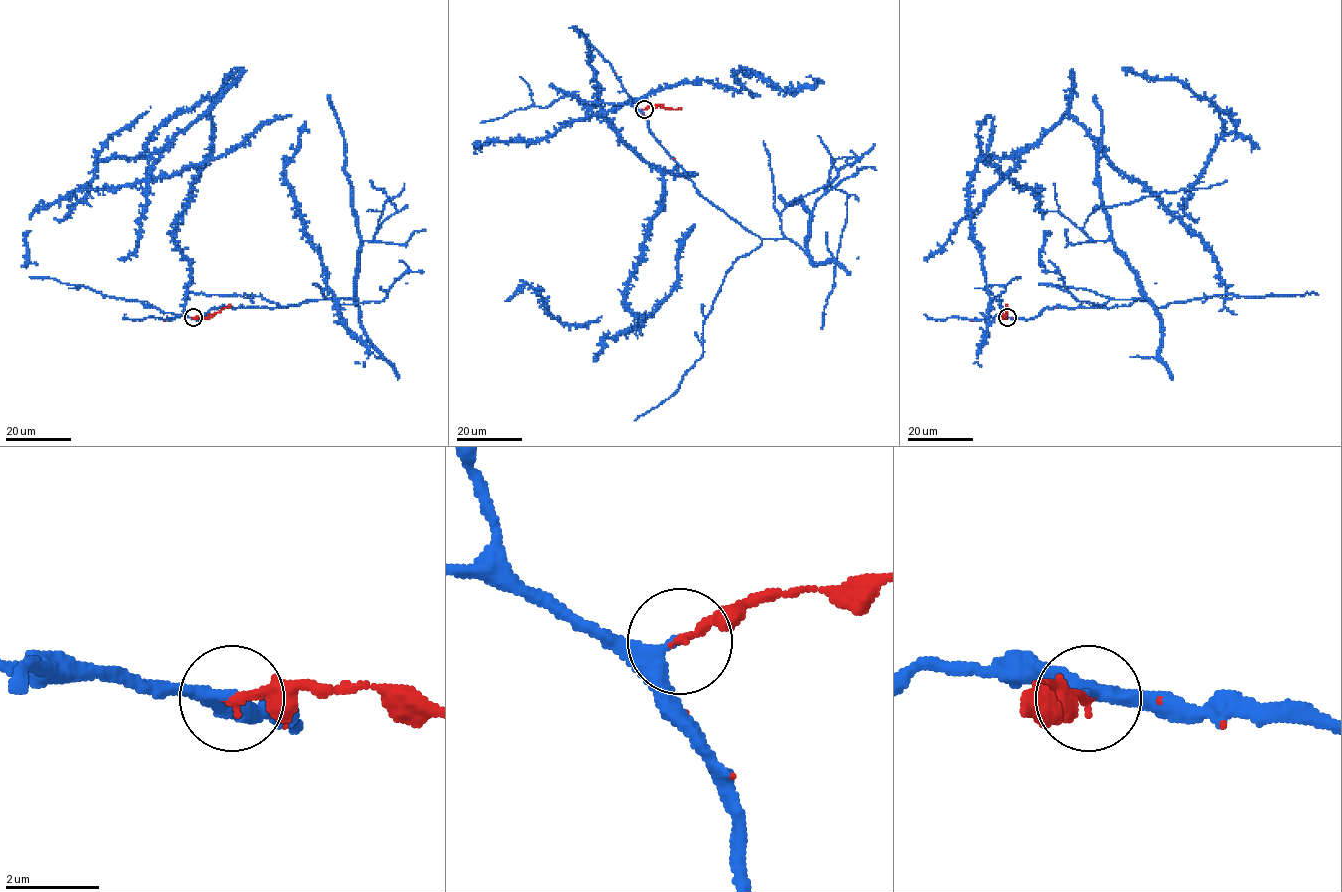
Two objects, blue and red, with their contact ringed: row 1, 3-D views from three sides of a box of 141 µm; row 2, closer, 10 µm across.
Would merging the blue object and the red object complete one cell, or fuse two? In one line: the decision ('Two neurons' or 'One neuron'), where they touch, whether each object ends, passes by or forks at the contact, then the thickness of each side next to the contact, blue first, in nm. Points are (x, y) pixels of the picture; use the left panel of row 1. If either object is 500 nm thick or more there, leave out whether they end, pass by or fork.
One neuron. Place: (193, 317). At the ring blue passes by. At the ring red ends. Thickness 240 nm (blue) against 190 nm

